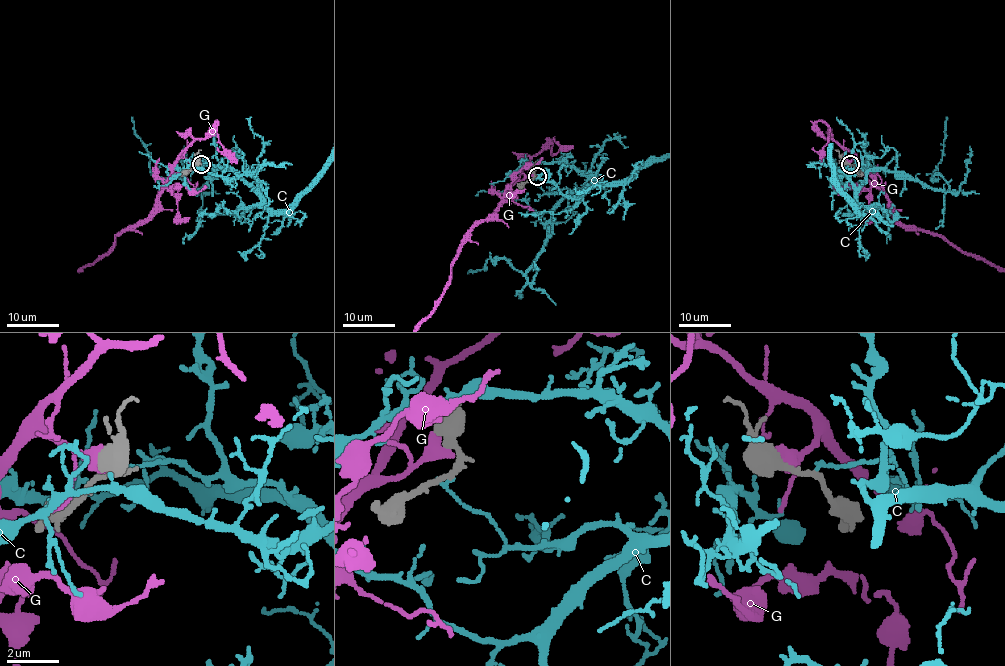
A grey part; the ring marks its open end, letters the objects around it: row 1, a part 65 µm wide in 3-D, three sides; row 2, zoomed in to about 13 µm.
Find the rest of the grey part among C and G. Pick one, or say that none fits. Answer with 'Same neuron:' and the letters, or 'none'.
Same neuron: none

